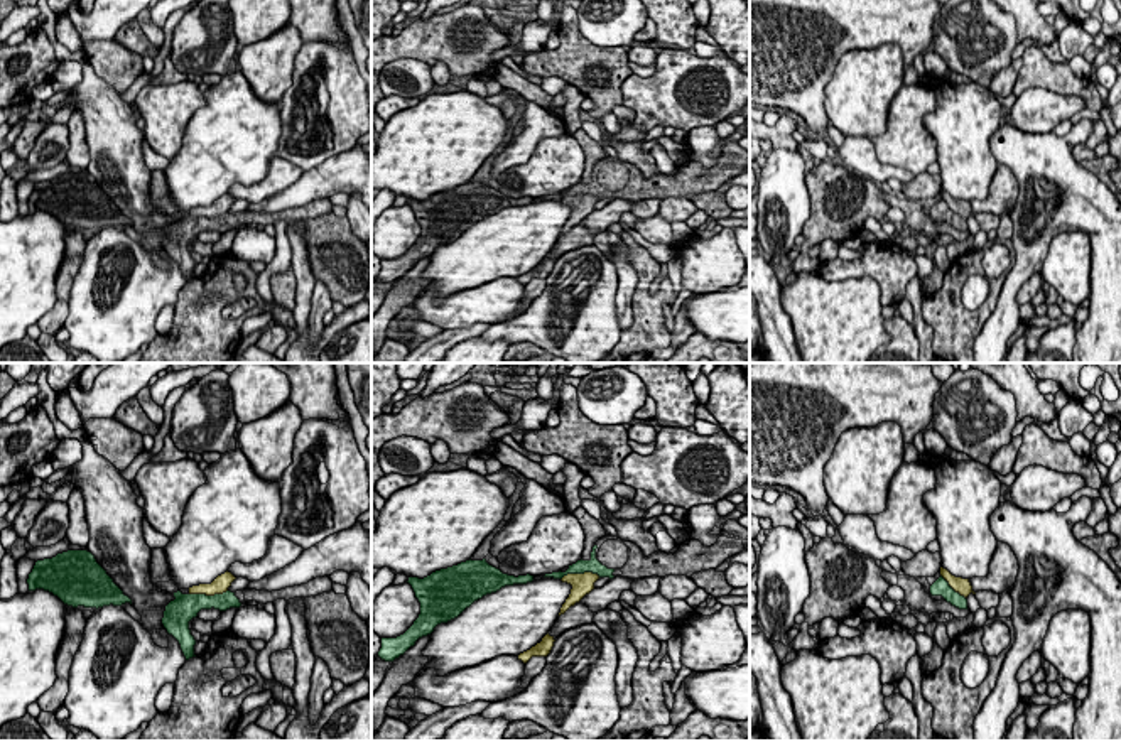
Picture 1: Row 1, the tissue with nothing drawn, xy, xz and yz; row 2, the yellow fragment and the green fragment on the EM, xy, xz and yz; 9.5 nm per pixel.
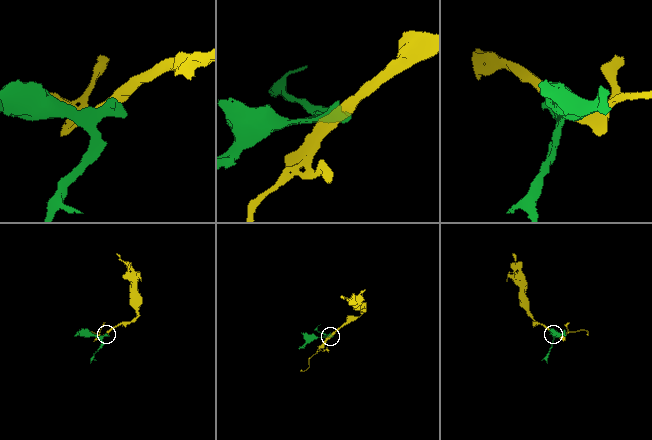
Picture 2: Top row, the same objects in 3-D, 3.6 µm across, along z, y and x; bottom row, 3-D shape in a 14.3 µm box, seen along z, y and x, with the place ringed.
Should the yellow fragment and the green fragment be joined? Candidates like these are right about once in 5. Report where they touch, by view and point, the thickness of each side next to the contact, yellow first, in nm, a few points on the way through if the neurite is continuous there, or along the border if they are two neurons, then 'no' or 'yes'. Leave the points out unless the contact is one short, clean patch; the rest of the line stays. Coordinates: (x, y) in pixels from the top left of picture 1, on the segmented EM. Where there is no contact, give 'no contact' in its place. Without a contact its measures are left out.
contact xz (579, 574); calibres 200 and 140 nm; no

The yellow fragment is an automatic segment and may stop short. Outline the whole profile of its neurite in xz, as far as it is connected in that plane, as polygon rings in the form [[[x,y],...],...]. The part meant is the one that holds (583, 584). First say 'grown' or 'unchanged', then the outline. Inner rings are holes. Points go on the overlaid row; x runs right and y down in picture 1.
unchanged | [[[584,572],[584,574],[567,574],[560,581],[572,586],[569,598],[560,608],[560,614],[564,614],[571,606],[579,603],[586,594],[594,589],[594,582],[599,579],[598,574]]]

